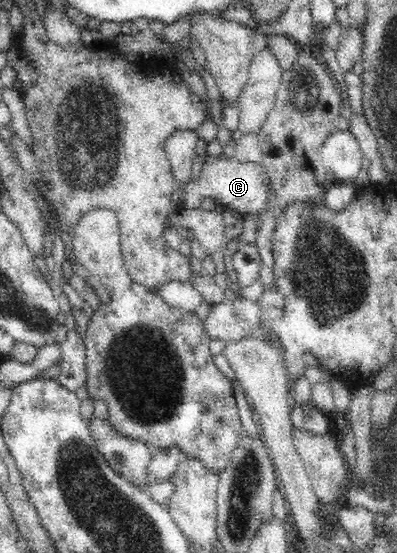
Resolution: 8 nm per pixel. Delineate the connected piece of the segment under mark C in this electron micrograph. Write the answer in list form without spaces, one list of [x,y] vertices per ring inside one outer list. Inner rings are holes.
[[[208,155],[204,159],[199,178],[195,182],[183,185],[182,208],[198,209],[201,207],[202,197],[209,197],[220,205],[220,208],[234,210],[242,217],[246,213],[258,214],[265,209],[266,205],[264,177],[267,177],[267,170],[264,169],[261,162],[240,163],[234,157],[227,159]]]

